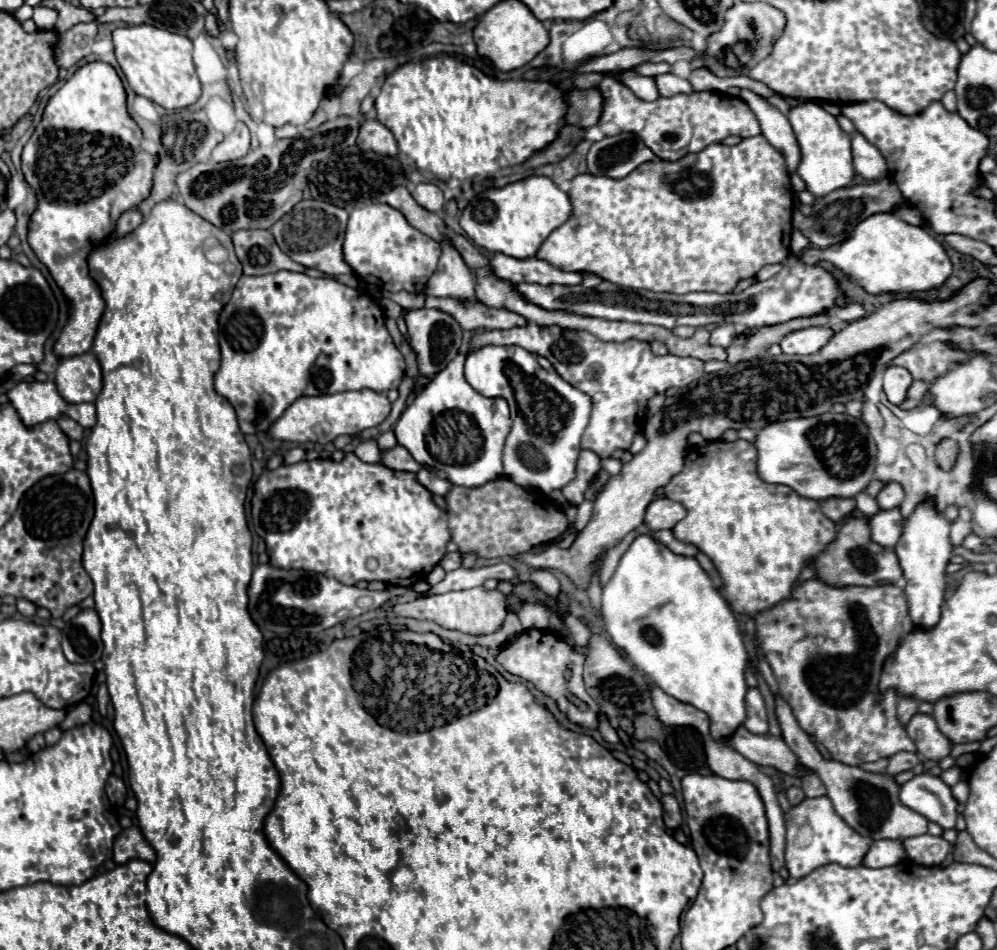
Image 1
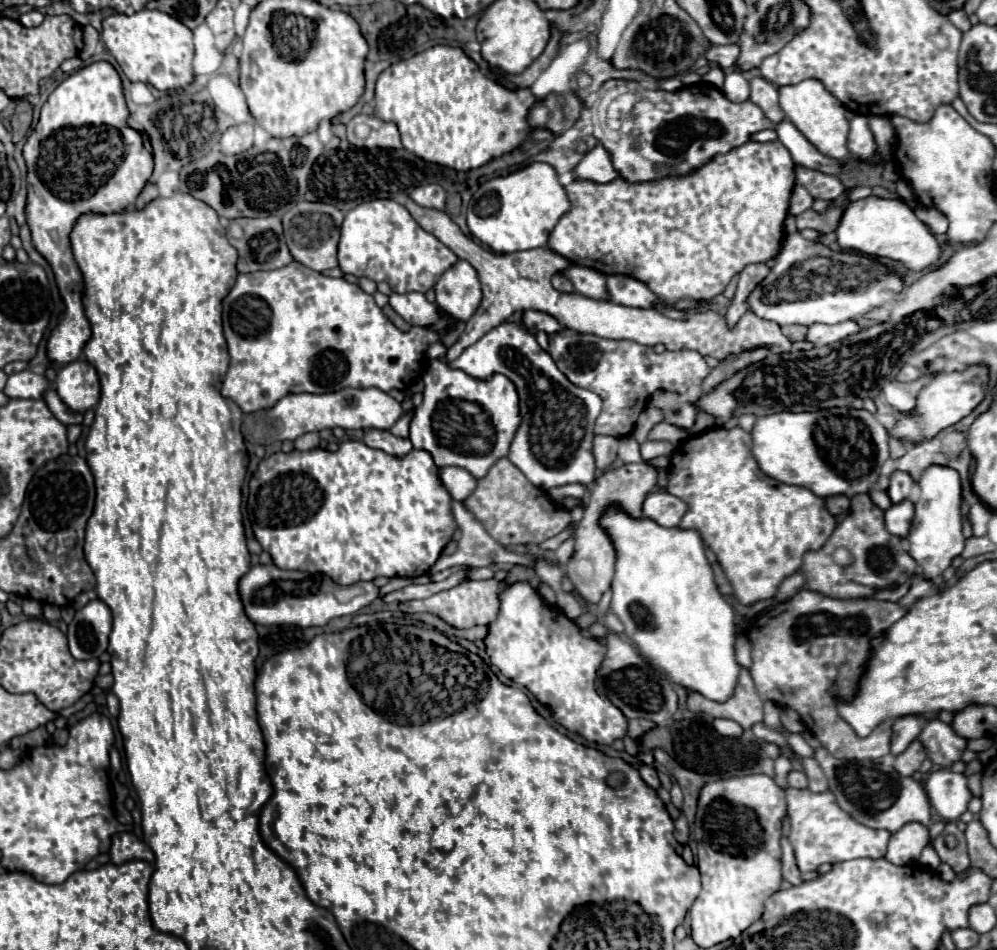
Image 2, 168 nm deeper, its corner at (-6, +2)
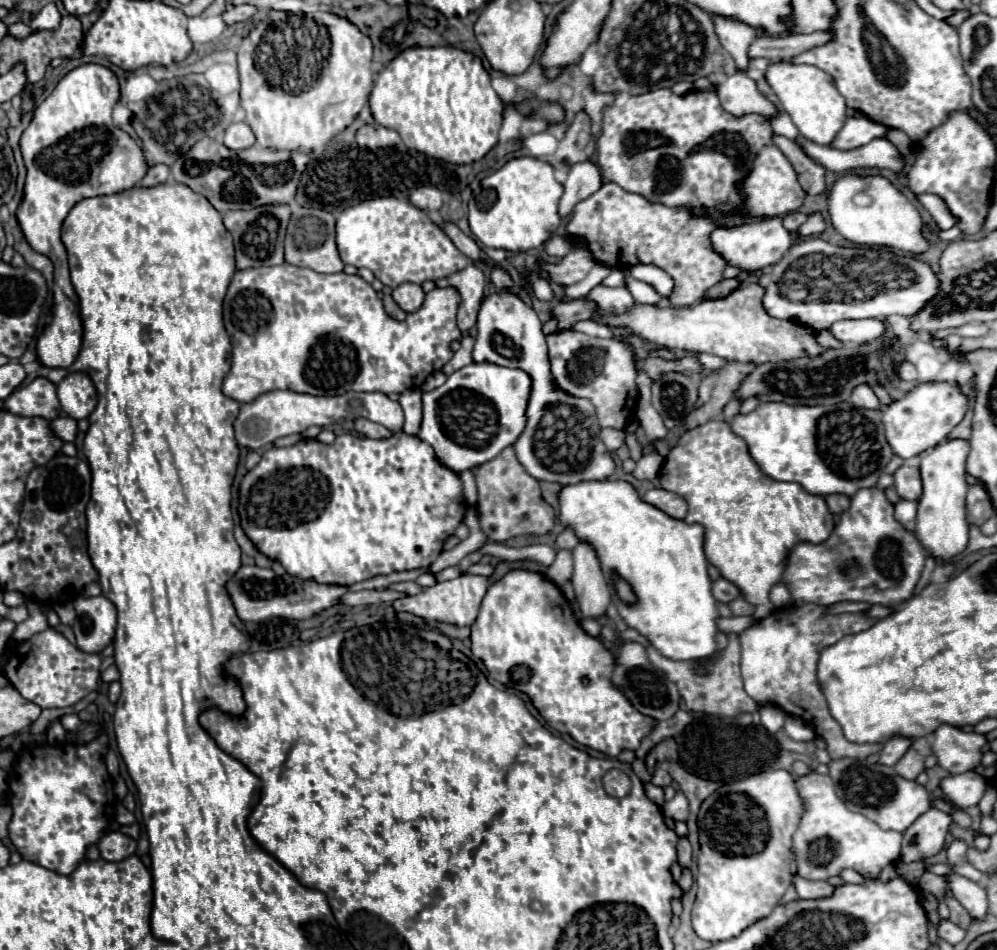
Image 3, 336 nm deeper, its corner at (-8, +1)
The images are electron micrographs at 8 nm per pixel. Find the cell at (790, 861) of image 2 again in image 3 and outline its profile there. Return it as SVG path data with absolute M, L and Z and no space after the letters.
M798 874L794 876L792 884L794 884L800 898L822 898L824 894L832 894L832 890L834 890L834 886L830 886L828 882L806 880L806 878L798 876Z

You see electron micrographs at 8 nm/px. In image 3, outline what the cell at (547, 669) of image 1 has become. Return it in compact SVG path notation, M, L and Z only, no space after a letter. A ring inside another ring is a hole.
M512 570L502 580L494 582L482 600L476 622L472 624L470 640L472 654L484 662L492 678L528 694L536 710L554 730L570 734L582 746L594 748L614 758L622 750L636 750L640 746L640 740L652 728L652 718L636 714L624 694L620 694L620 690L616 690L616 686L608 682L608 678L612 676L614 656L604 648L598 638L592 638L582 630L568 600L542 574L528 570ZM582 676L590 680L588 686L582 684Z

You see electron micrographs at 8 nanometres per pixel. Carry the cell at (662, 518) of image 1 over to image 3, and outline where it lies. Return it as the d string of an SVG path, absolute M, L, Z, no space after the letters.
M654 488L654 490L648 490L644 494L644 502L656 506L658 510L666 512L668 516L676 518L676 520L684 520L686 516L686 502L684 498L680 498L678 494L672 494L668 490L662 490L662 488Z

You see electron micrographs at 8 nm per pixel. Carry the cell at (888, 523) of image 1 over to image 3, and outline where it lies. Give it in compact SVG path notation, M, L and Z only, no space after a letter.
M898 500L898 504L894 506L894 518L910 532L914 532L916 528L916 502L910 500Z

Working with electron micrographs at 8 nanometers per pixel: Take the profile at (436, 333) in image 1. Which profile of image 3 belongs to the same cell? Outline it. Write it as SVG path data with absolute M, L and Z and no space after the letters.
M400 284L398 288L394 288L392 298L408 314L408 312L416 312L416 310L422 308L424 290L418 284Z

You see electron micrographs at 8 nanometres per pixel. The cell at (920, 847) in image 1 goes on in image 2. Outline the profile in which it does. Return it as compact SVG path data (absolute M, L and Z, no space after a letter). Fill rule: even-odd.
M954 823L946 825L944 833L934 841L934 847L936 847L936 853L940 855L940 859L944 863L948 863L956 873L964 873L966 869L970 869L970 859L968 859L968 853L966 853L966 837ZM946 835L954 835L956 837L958 843L956 843L954 849L946 847L946 843L944 843Z

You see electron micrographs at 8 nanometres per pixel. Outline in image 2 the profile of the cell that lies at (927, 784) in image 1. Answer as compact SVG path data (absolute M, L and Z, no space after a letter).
M940 769L930 773L926 781L926 791L932 807L948 821L956 821L968 807L972 793L966 783L966 775Z

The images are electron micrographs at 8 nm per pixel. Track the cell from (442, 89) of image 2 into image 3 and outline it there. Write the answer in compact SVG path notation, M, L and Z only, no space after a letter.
M452 46L410 48L376 78L370 94L372 116L396 130L408 148L450 164L482 160L498 142L504 104L490 86L482 60Z

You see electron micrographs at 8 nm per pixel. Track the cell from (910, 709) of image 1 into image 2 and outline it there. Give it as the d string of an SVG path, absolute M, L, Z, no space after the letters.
M910 715L910 717L900 717L892 723L892 745L890 753L900 755L920 733L920 719Z

